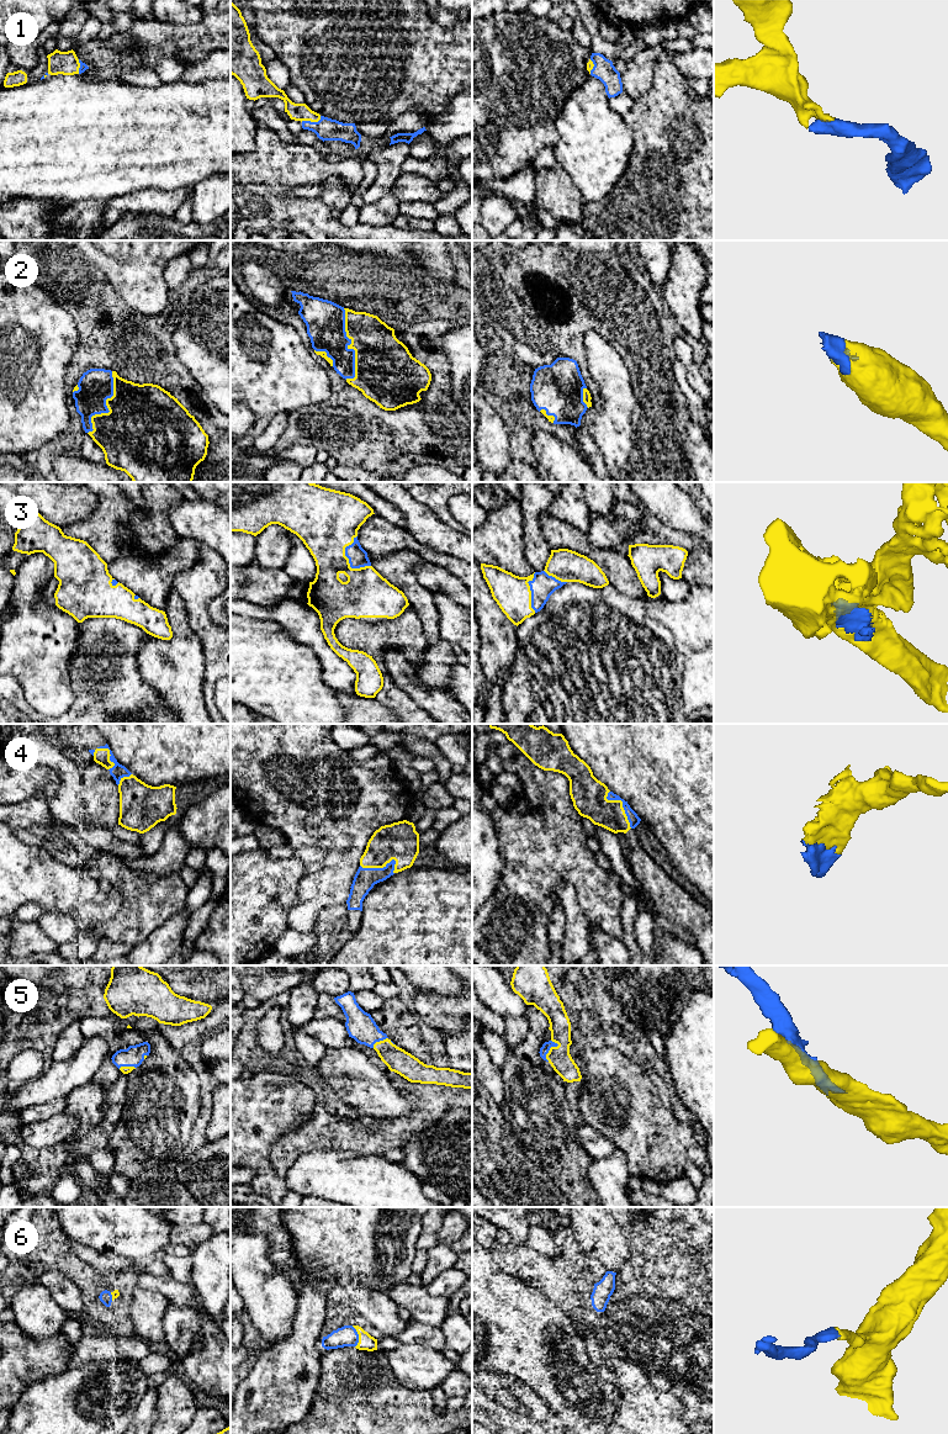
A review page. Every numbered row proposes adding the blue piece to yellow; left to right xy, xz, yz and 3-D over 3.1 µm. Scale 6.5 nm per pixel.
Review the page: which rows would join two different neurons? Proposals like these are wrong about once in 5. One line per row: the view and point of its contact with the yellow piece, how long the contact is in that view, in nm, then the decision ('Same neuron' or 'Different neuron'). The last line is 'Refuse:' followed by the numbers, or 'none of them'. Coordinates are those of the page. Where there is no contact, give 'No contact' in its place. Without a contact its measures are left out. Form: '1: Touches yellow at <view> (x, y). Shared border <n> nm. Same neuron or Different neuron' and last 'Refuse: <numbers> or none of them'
1: Touches yellow at xz (311, 121). Shared border 140 nm. Same neuron
2: Touches yellow at xz (349, 345). Shared border 460 nm. Same neuron
3: Touches yellow at xz (348, 560). Shared border 220 nm. Same neuron
4: Touches yellow at yz (621, 804). Shared border 280 nm. Same neuron
5: Touches yellow at yz (550, 1048). Shared border 150 nm. Same neuron
6: Touches yellow at xz (359, 1337). Shared border 150 nm. Same neuron
Refuse: none of them

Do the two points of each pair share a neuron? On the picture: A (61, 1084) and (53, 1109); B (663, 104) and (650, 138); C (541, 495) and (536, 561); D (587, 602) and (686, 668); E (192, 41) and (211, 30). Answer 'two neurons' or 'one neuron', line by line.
A: two neurons
B: one neuron
C: one neuron
D: one neuron
E: one neuron

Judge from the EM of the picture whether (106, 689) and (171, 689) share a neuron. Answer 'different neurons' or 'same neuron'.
different neurons

